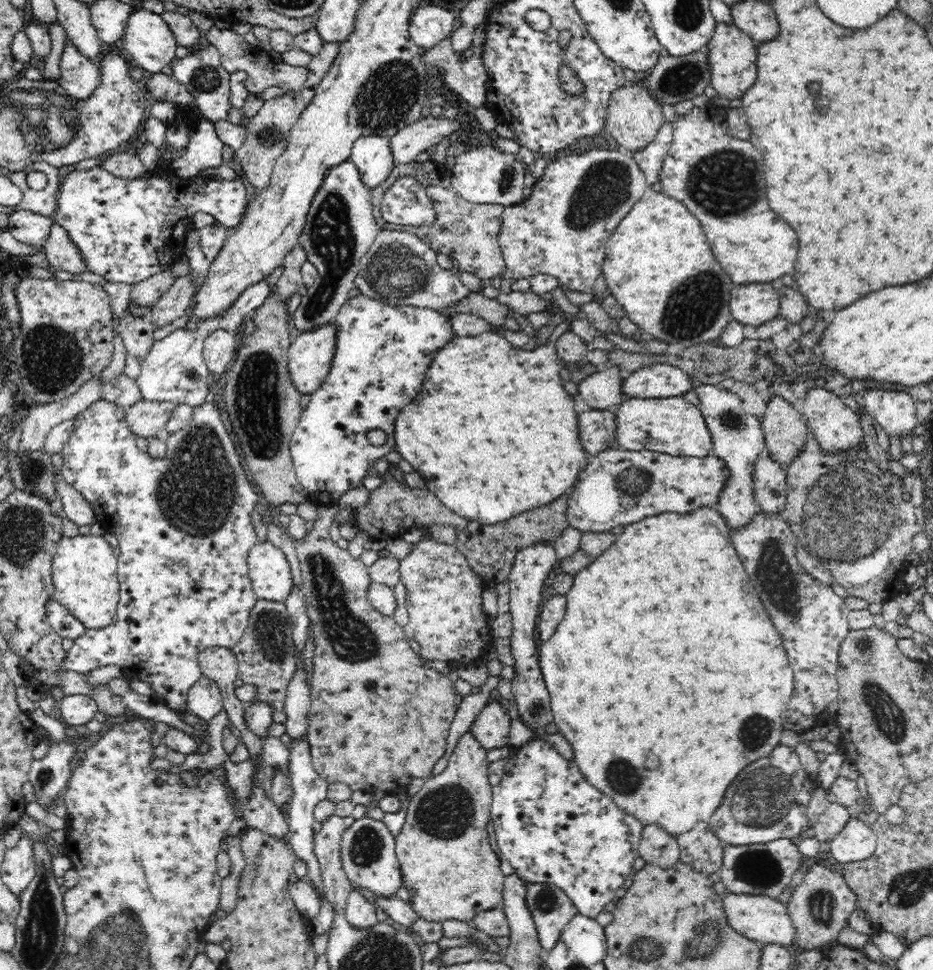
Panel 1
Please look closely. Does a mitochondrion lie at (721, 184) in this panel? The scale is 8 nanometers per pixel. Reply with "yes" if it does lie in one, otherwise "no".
yes

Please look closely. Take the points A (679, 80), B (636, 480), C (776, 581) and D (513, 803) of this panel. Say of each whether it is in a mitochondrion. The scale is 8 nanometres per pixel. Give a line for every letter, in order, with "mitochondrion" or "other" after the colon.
A: mitochondrion
B: mitochondrion
C: mitochondrion
D: other

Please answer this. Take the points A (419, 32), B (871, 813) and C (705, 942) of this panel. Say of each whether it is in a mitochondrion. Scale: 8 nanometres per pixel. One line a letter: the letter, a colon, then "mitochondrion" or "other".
A: other
B: other
C: mitochondrion

